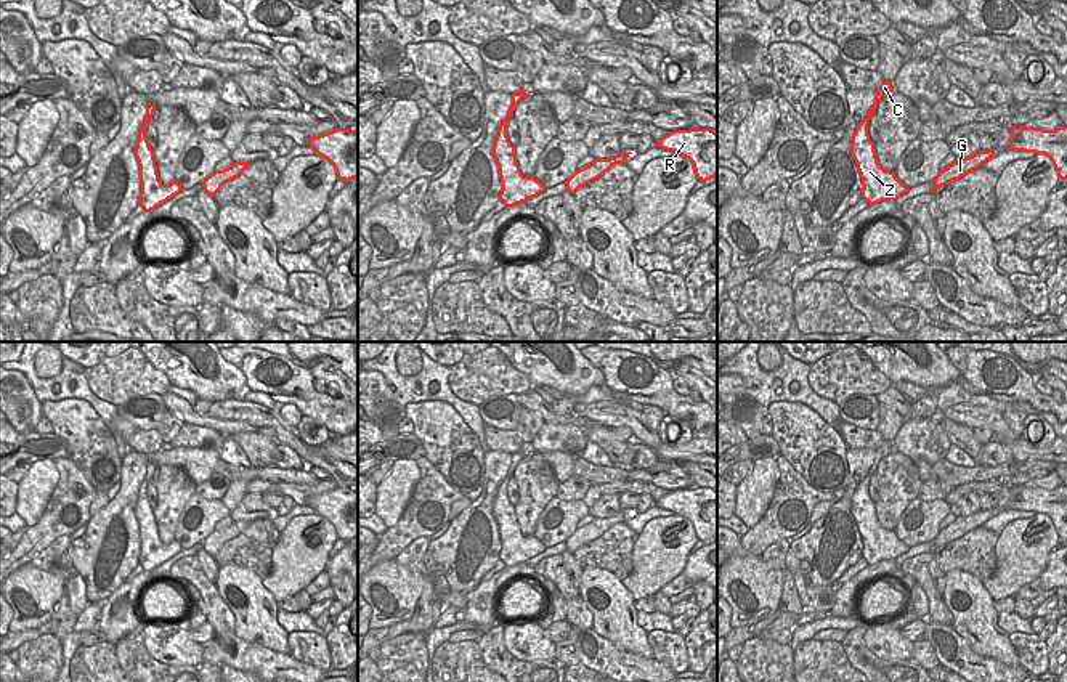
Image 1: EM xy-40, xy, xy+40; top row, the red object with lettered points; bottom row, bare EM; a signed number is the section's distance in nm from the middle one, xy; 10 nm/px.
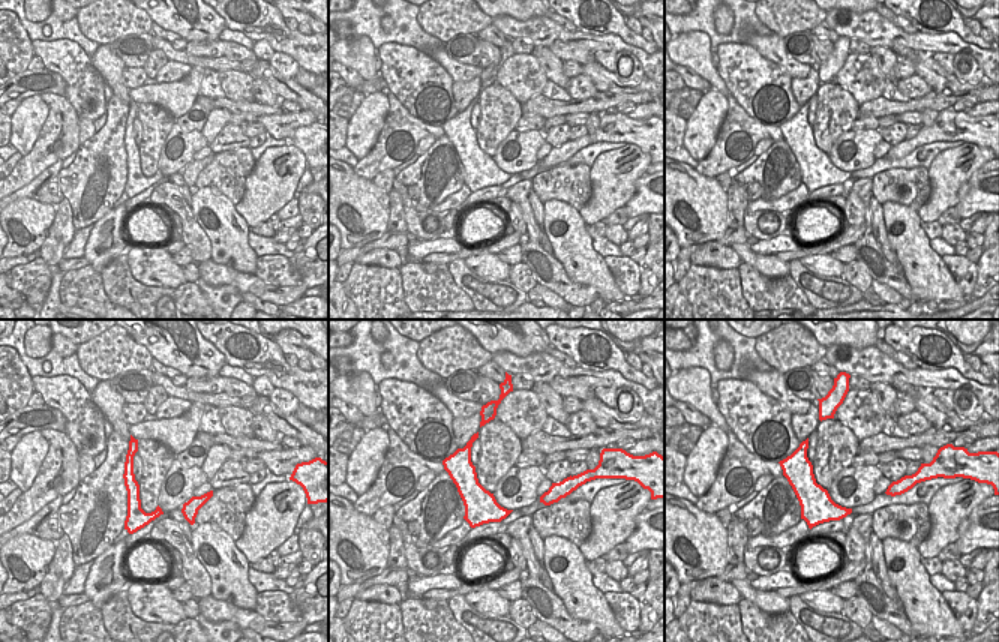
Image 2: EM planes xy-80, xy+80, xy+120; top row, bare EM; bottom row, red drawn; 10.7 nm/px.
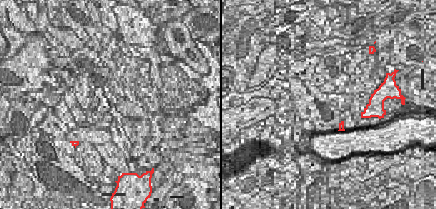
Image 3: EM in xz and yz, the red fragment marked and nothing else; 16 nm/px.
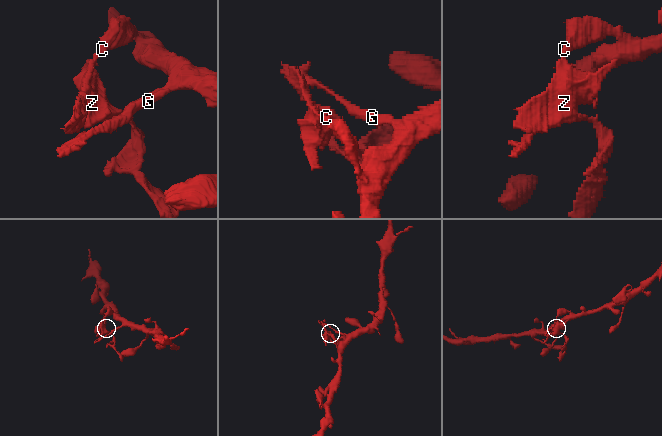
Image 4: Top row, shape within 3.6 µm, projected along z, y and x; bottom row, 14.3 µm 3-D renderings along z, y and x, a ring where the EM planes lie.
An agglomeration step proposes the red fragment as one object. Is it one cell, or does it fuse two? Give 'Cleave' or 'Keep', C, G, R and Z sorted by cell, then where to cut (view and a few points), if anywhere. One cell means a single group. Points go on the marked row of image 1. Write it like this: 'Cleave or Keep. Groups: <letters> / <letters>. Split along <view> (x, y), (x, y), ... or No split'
Cleave. Groups: C G R / Z. Split along xy+40 (876, 93), (881, 98)

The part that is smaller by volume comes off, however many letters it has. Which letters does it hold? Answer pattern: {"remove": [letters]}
{"remove": ["Z"]}

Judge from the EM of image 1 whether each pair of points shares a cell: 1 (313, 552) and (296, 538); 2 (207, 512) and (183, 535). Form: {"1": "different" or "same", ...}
{"1": "same", "2": "same"}

